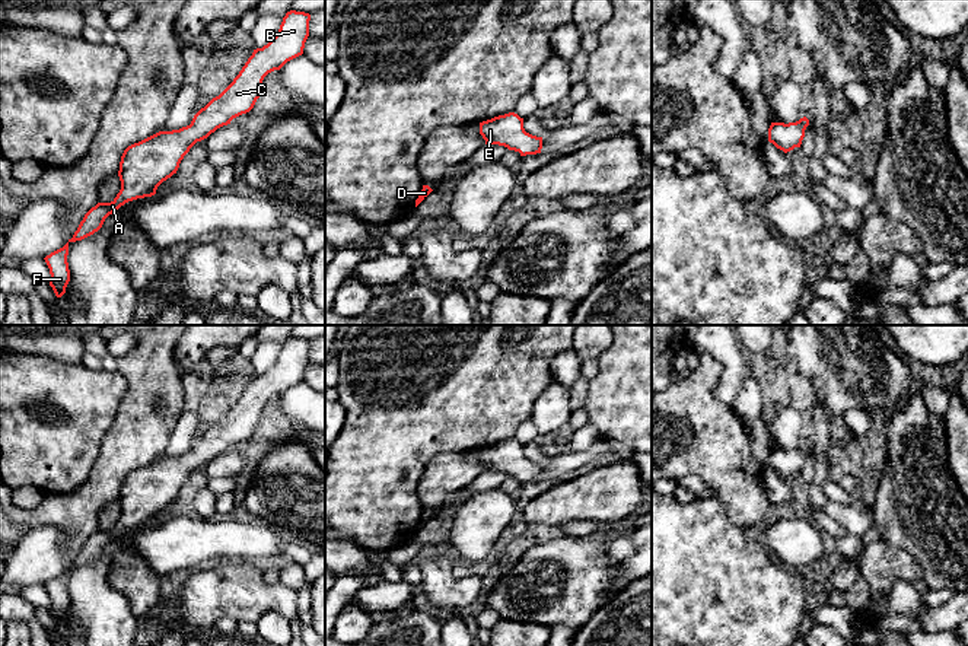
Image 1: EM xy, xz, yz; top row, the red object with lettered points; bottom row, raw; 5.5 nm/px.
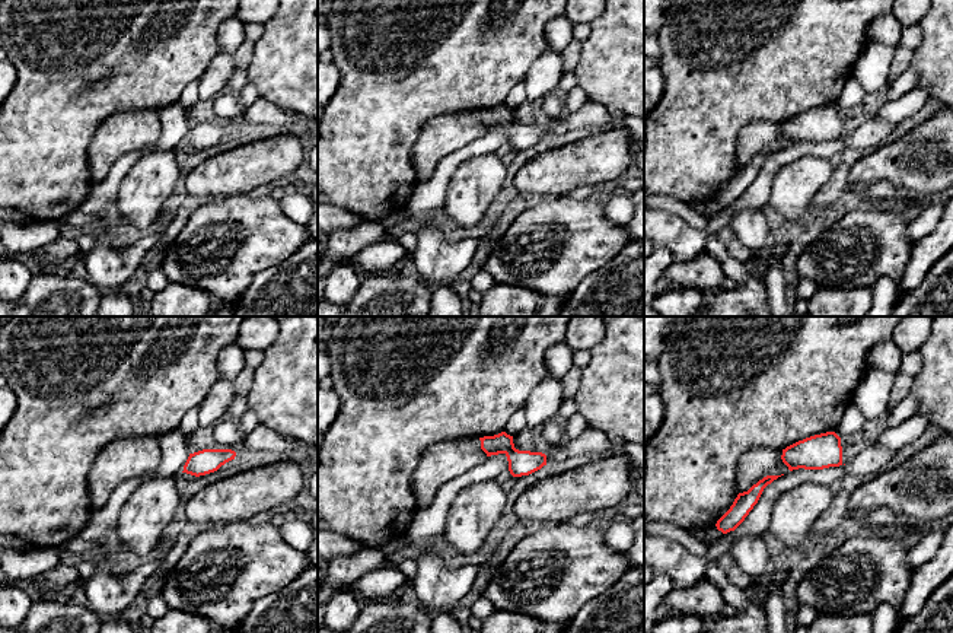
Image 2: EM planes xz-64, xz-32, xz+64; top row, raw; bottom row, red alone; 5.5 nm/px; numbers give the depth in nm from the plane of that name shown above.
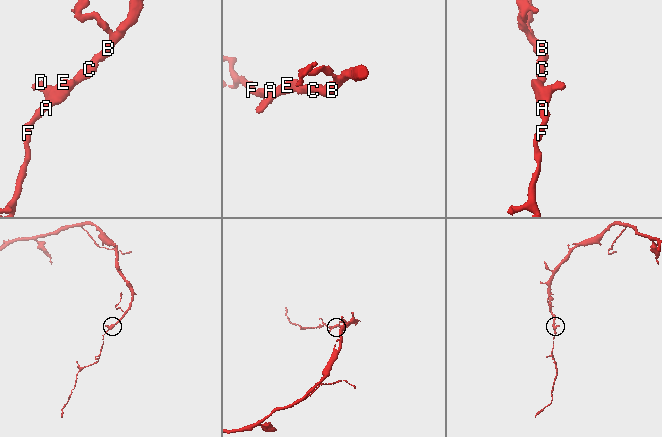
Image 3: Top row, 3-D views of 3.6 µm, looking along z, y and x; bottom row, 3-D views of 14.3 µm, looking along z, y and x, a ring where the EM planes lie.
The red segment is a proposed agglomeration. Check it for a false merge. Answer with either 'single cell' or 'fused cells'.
single cell

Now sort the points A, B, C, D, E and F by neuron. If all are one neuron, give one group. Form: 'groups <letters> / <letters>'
groups A B C D E F

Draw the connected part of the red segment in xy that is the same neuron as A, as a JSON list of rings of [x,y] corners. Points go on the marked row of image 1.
[[[287,12],[276,36],[262,48],[254,50],[233,82],[201,108],[190,125],[159,131],[124,150],[118,171],[121,190],[117,197],[111,203],[98,203],[92,207],[73,238],[44,258],[51,274],[50,286],[57,297],[66,293],[70,281],[69,244],[98,232],[105,219],[125,203],[155,195],[157,187],[176,174],[181,160],[197,141],[249,112],[261,96],[259,87],[264,77],[303,54],[309,36],[309,20],[309,13]]]

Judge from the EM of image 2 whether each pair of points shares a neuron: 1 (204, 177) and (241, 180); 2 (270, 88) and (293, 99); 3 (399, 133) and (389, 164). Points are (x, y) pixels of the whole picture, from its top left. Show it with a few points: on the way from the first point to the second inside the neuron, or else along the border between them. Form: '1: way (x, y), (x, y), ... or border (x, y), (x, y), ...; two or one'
1: way (213, 177), (232, 177); one
2: way (276, 88), (281, 88), (287, 94); one
3: way (392, 140), (389, 143), (389, 156); one

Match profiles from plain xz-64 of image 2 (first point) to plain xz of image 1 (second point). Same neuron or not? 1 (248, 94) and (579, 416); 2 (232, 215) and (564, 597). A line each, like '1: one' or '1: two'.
1: two
2: one

